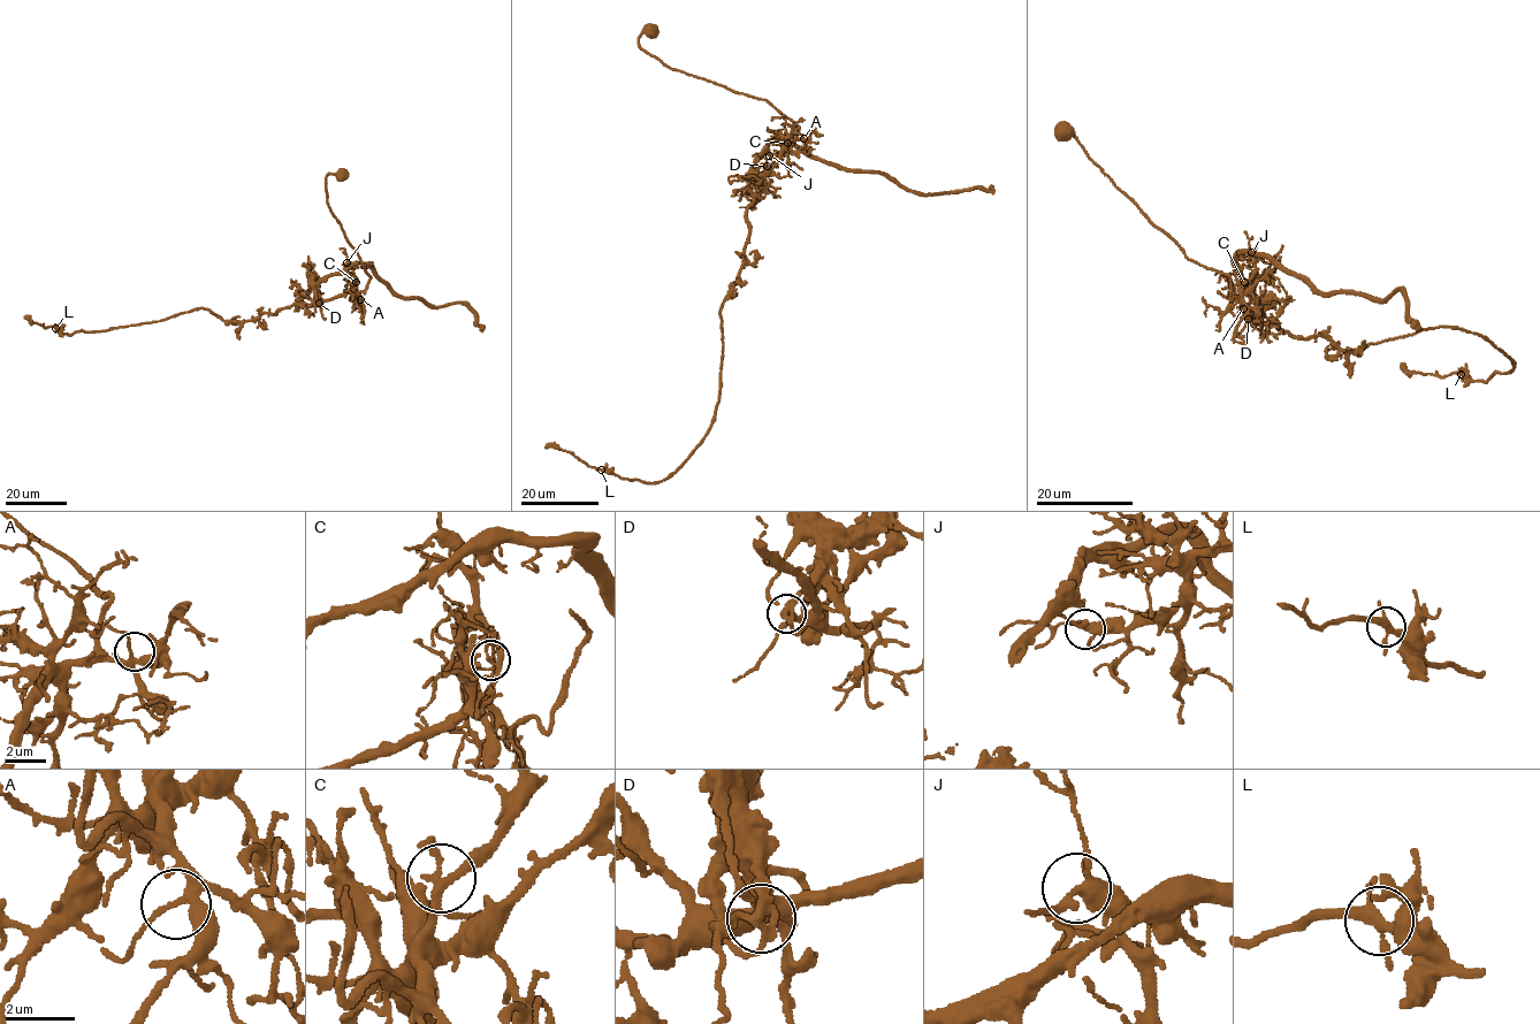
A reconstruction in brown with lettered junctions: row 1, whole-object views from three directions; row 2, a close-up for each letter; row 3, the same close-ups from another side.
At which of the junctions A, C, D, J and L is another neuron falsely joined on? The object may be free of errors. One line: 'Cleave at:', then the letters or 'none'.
Cleave at: D

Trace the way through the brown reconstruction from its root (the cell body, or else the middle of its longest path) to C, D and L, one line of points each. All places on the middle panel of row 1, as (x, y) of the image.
C: (648, 29), (639, 38), (639, 46), (663, 63), (736, 93), (764, 99), (799, 125), (797, 137), (787, 143)
D: (648, 29), (639, 38), (639, 46), (663, 63), (764, 99), (799, 125), (775, 165), (767, 166)
L: (648, 29), (639, 46), (663, 63), (799, 125), (748, 207), (707, 434), (658, 482), (601, 470)

